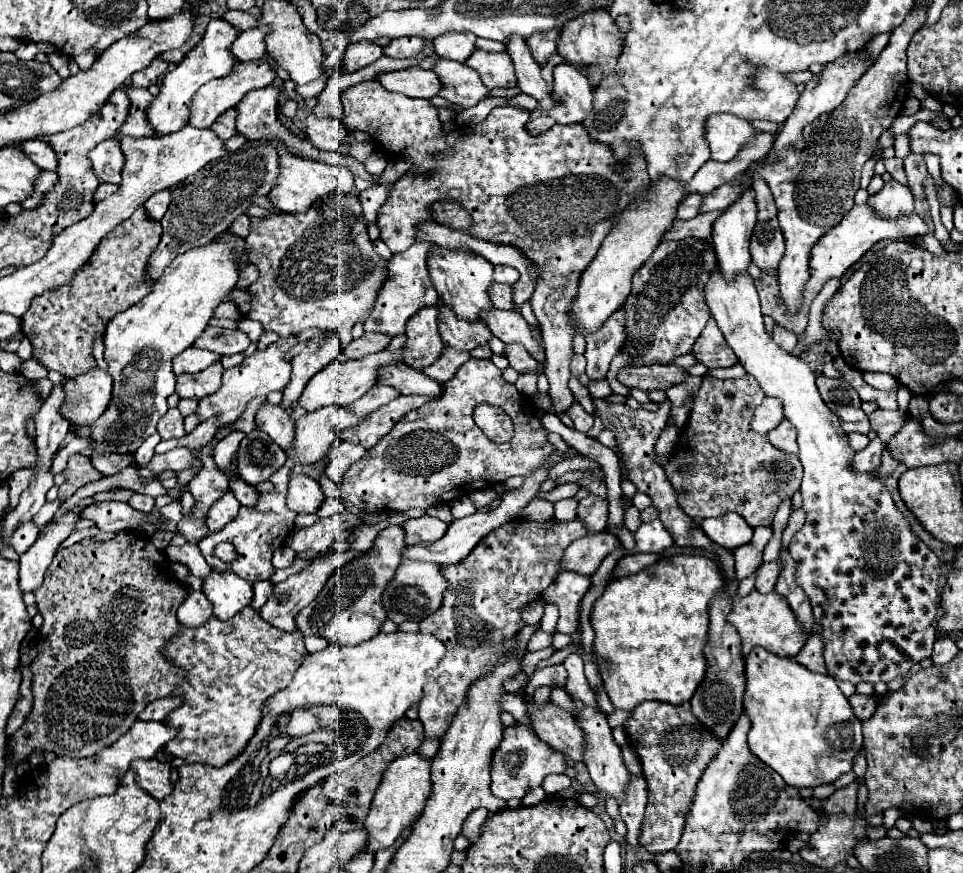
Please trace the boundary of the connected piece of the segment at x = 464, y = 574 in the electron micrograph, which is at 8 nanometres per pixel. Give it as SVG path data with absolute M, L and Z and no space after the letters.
M516 518L500 526L500 530L492 530L464 562L440 566L444 578L448 578L444 602L436 614L430 614L420 622L420 632L434 634L446 646L444 660L430 670L424 696L418 704L418 720L424 726L426 738L440 740L444 736L456 710L464 706L468 686L496 662L500 642L512 638L512 634L518 634L526 626L522 608L542 598L544 590L562 570L560 558L566 546L586 534L588 532L578 518L572 522L530 522Z

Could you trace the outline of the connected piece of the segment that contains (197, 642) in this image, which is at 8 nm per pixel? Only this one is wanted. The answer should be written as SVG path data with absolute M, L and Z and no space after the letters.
M248 606L228 622L212 616L198 628L180 624L178 634L164 644L162 654L186 672L184 682L172 690L172 696L182 698L182 706L162 720L178 730L164 752L182 758L186 764L200 762L220 768L244 750L260 724L262 704L292 682L306 648L298 630L282 632Z

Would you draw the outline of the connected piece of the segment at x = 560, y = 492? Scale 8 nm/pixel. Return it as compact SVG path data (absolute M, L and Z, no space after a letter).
M568 483L556 487L550 493L538 493L535 498L548 500L552 503L555 503L558 500L573 497L577 490L579 490L579 487L580 486L578 486L576 483Z

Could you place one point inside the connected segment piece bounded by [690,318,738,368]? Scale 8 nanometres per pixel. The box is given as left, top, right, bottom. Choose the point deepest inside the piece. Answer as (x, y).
(711, 349)

